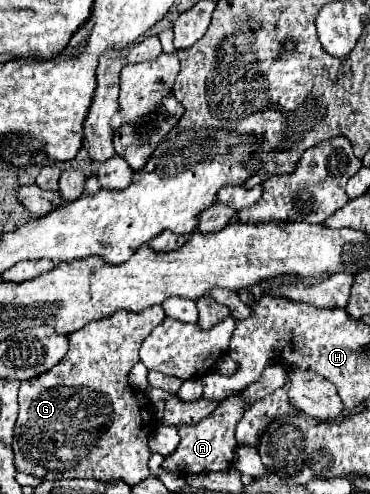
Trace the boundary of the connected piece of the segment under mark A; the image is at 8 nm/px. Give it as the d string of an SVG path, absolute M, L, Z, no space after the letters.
M269 367L263 377L259 381L255 381L253 385L249 385L247 389L243 389L239 395L233 395L233 397L227 397L225 401L221 401L217 405L217 409L203 417L199 423L195 425L181 425L177 427L179 429L179 437L181 437L181 443L179 447L165 457L161 469L163 471L179 471L179 473L209 473L209 471L225 471L231 467L231 461L233 461L233 451L237 449L237 441L235 441L235 427L237 423L241 421L247 405L271 395L275 389L279 389L279 385L285 383L285 371L283 369L277 369L277 367Z

